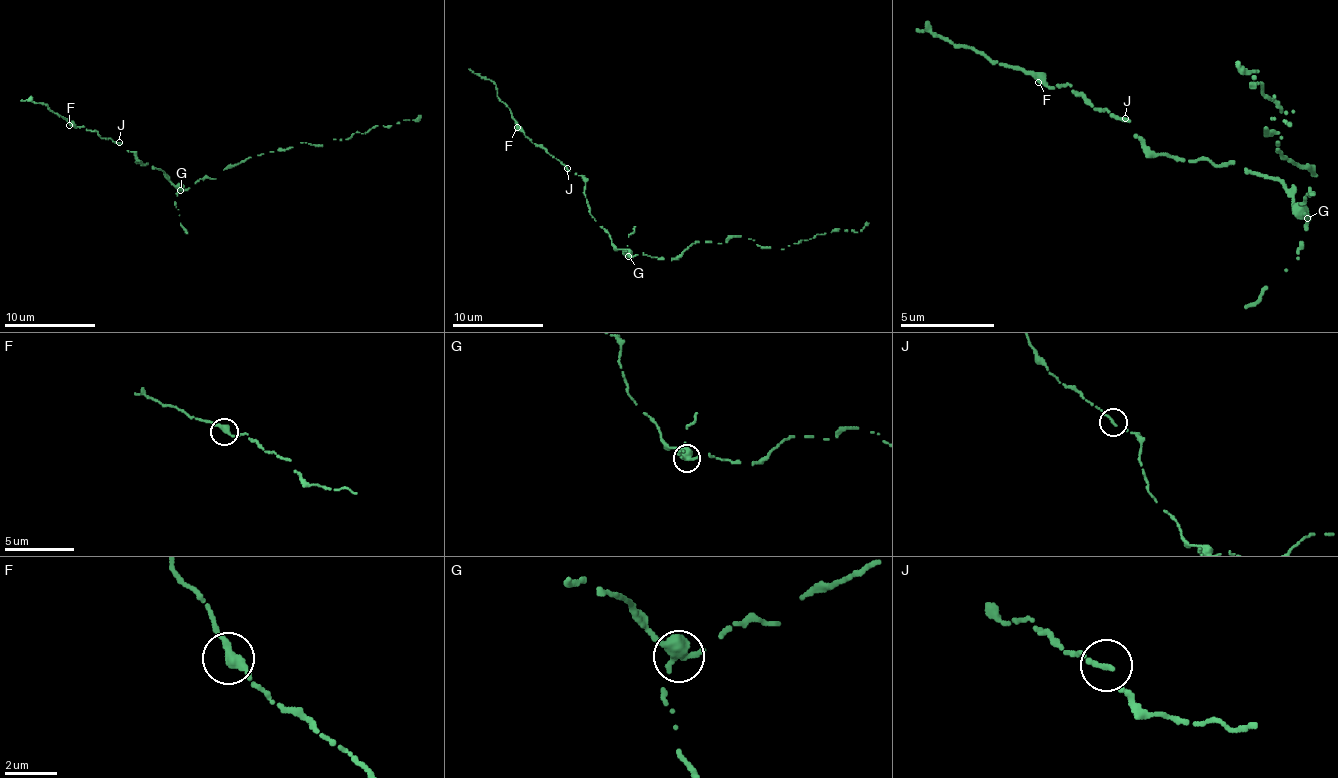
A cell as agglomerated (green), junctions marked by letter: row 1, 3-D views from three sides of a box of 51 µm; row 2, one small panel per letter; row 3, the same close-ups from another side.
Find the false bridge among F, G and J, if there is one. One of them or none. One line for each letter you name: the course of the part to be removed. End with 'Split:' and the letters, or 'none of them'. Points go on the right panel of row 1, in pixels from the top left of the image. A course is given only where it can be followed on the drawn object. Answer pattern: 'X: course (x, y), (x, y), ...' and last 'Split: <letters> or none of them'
G: course (1308, 219), (1313, 172), (1266, 129), (1294, 110), (1237, 63)
Split: G

